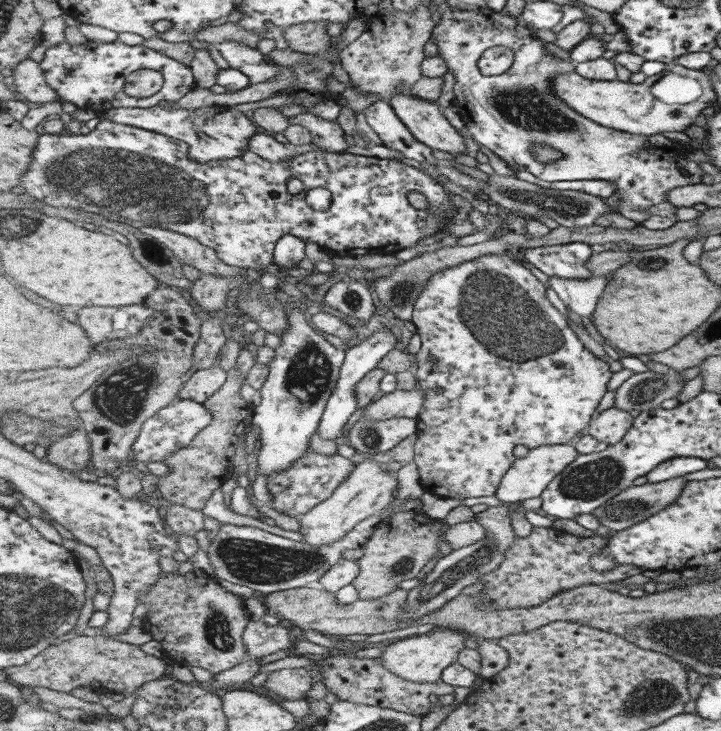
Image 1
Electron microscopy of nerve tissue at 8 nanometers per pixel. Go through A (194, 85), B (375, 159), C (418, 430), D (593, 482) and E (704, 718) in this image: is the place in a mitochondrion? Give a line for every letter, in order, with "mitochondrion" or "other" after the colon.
A: other
B: other
C: other
D: mitochondrion
E: other

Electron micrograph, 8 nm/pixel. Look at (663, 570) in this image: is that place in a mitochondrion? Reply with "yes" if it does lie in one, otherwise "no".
no

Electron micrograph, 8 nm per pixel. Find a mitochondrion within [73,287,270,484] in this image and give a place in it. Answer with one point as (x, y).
(121, 396)

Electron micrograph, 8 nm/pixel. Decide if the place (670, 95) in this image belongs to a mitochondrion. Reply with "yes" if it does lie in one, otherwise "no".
yes

